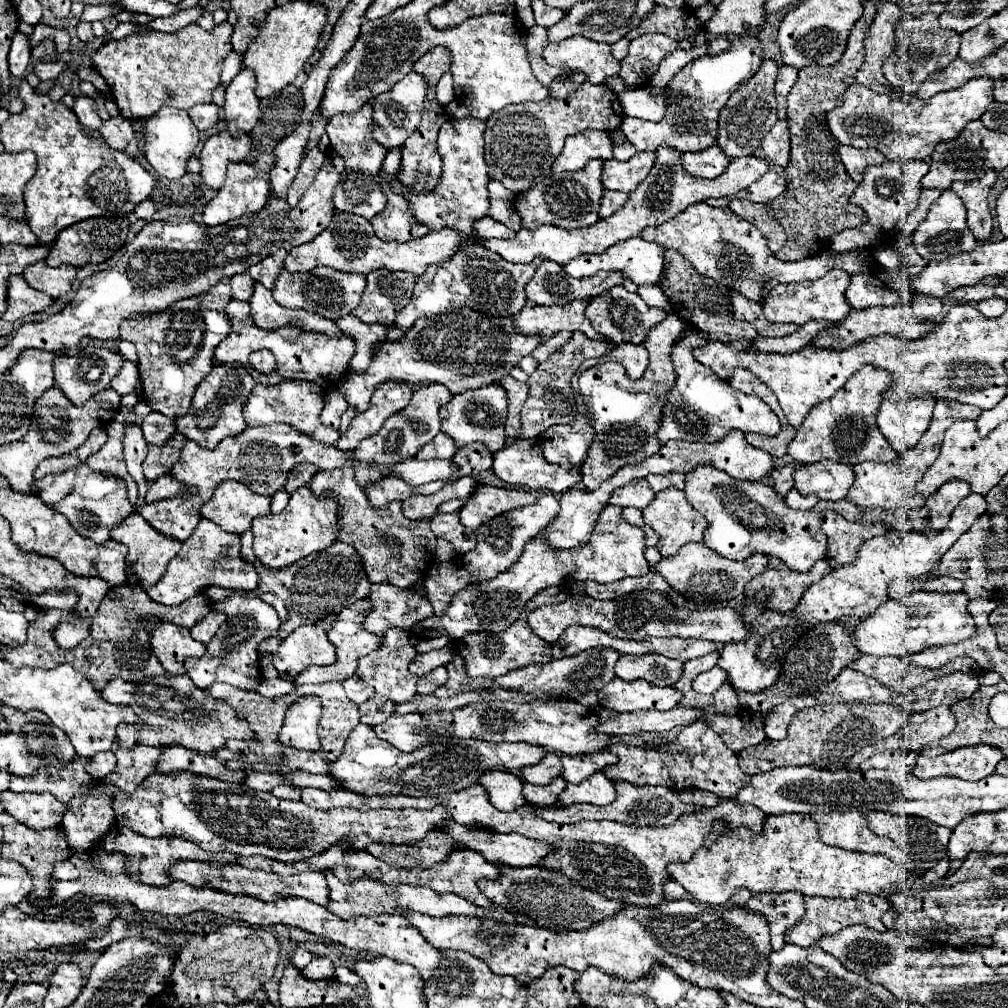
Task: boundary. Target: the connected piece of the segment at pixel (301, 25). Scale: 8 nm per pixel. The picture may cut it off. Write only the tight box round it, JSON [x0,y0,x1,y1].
[244,1,328,97]

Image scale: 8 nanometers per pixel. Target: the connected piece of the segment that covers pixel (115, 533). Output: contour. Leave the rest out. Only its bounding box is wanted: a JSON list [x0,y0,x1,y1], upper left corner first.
[112,513,182,589]

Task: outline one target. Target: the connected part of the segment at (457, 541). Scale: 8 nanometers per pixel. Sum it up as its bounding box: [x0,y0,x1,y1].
[430,513,476,555]

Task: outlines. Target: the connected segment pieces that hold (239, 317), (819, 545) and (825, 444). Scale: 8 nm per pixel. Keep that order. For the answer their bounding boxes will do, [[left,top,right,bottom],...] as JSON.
[[214,301,356,389],[684,465,862,571],[788,365,898,465]]

